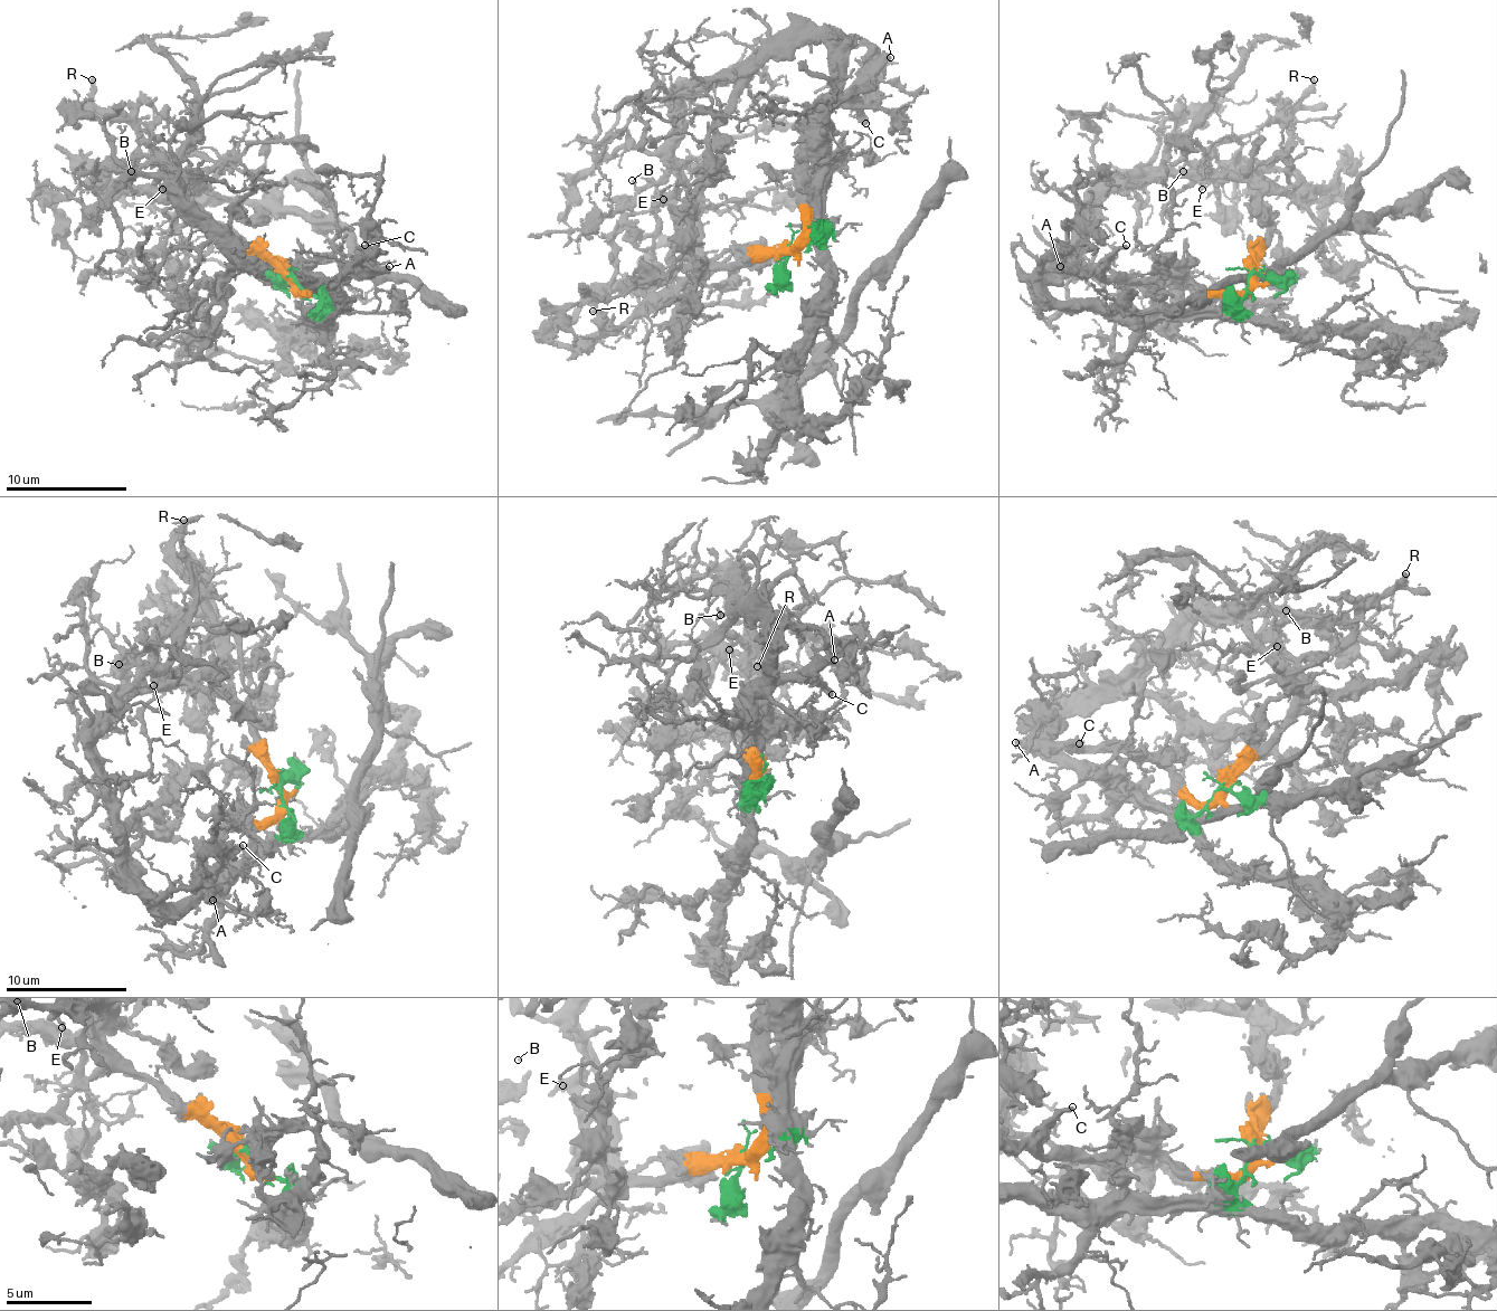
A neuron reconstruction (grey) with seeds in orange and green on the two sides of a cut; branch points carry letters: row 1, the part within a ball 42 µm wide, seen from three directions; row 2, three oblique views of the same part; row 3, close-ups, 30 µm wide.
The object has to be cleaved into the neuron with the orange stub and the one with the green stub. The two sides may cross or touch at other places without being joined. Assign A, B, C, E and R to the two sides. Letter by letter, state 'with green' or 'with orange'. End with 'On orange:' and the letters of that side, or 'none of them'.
A: with orange
B: with green
C: with orange
E: with orange
R: with orange
On orange: A, C, E, R

